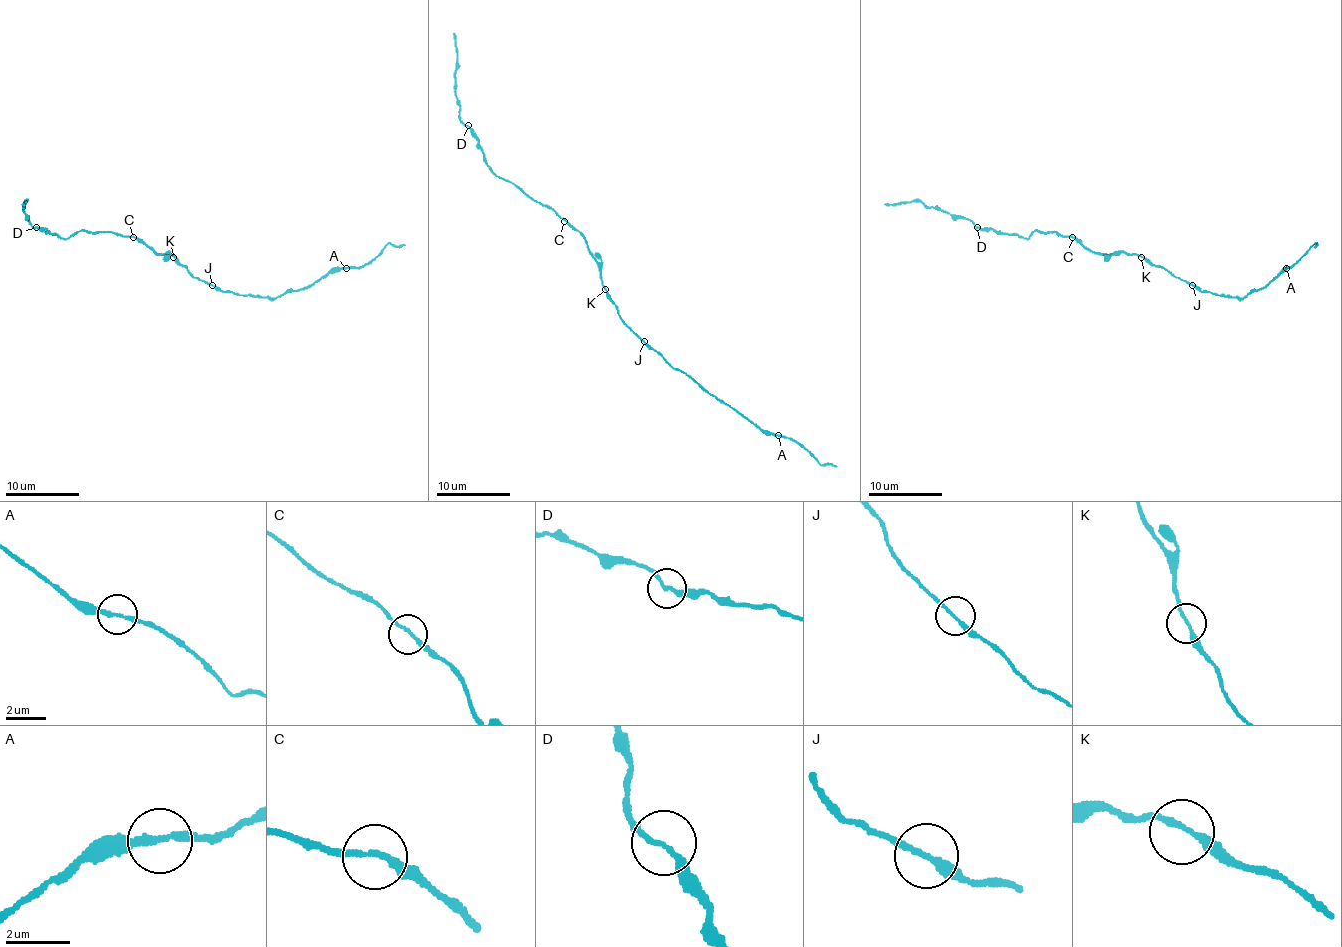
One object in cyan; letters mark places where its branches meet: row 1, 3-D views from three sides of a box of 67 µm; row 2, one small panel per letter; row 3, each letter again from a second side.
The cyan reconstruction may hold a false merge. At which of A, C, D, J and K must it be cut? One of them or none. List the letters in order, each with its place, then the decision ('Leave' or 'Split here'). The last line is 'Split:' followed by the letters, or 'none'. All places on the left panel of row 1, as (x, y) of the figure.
A: Place: (346, 268). Leave
C: Place: (133, 237). Leave
D: Place: (36, 227). Leave
J: Place: (212, 285). Leave
K: Place: (173, 257). Leave
Split: none

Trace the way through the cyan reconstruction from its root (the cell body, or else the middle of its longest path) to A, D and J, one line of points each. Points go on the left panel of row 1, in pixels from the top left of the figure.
A: (170, 254), (195, 278), (221, 291), (271, 298), (306, 289), (330, 270), (347, 268)
D: (170, 254), (157, 254), (146, 243), (114, 231), (77, 231), (62, 239), (37, 228)
J: (170, 254), (195, 278), (212, 285)

